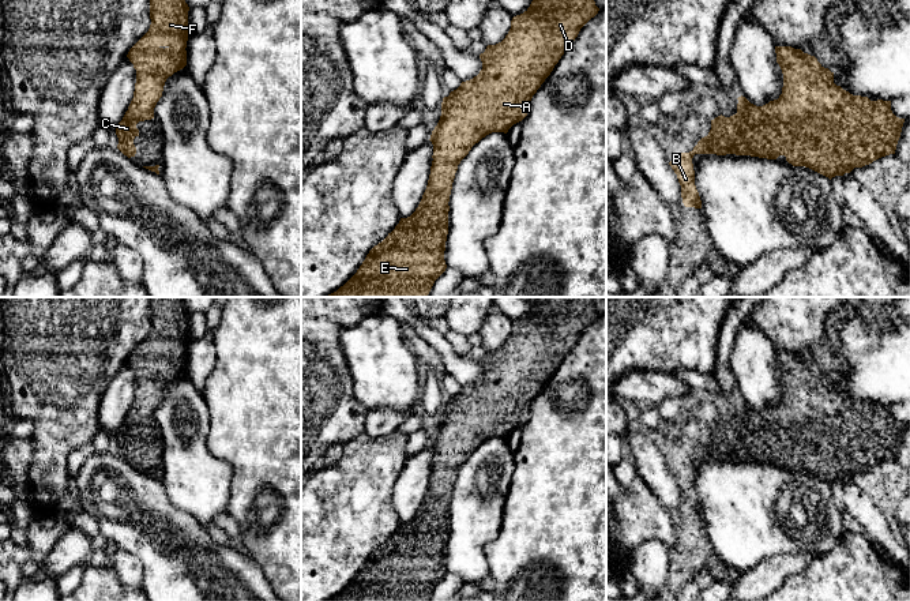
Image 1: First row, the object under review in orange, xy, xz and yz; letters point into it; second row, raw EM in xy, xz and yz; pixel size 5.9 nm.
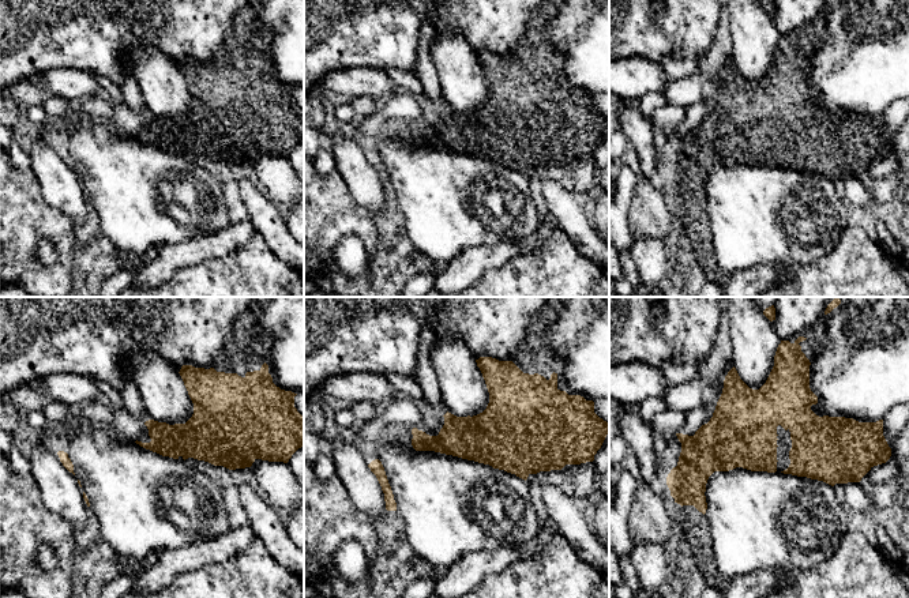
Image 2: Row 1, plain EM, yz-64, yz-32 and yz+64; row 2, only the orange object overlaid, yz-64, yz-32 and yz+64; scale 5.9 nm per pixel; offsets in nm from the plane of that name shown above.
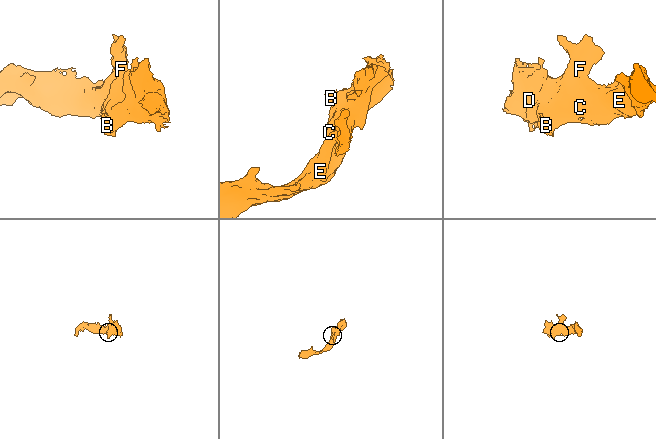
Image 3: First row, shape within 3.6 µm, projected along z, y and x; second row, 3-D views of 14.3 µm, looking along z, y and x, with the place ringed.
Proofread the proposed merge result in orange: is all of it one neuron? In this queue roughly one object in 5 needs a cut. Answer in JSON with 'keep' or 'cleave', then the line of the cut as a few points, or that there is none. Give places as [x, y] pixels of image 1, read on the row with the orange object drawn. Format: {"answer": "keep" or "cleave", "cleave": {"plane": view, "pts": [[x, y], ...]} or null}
{"answer": "keep", "cleave": null}

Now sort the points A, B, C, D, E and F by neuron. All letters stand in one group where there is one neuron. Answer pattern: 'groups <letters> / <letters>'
groups A B C D E F

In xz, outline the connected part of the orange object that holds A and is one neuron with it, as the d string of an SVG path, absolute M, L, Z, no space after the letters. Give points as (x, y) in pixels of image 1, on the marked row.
M533 0L523 14L512 18L505 38L496 45L488 45L480 55L482 61L480 74L462 82L456 90L443 98L441 116L429 139L433 144L430 174L418 207L410 217L401 218L395 229L369 251L357 273L327 297L426 297L429 294L435 281L447 268L444 251L448 234L448 202L458 165L482 138L492 132L507 134L514 124L527 116L533 95L575 41L580 29L598 11L594 0Z

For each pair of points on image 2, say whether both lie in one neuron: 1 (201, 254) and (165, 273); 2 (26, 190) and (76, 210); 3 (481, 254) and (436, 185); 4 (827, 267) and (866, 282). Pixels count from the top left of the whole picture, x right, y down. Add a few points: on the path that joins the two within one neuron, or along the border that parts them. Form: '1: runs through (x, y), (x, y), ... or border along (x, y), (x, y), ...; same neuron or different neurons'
1: runs through (192, 254), (184, 254), (173, 264); same neuron
2: border along (29, 168), (37, 180), (41, 195), (68, 217); different neurons
3: border along (509, 240), (469, 247), (449, 262); different neurons
4: runs through (837, 277), (842, 282), (856, 282); same neuron

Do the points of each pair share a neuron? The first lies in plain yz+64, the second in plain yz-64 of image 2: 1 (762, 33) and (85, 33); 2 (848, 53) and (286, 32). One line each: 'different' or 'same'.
1: different
2: same

